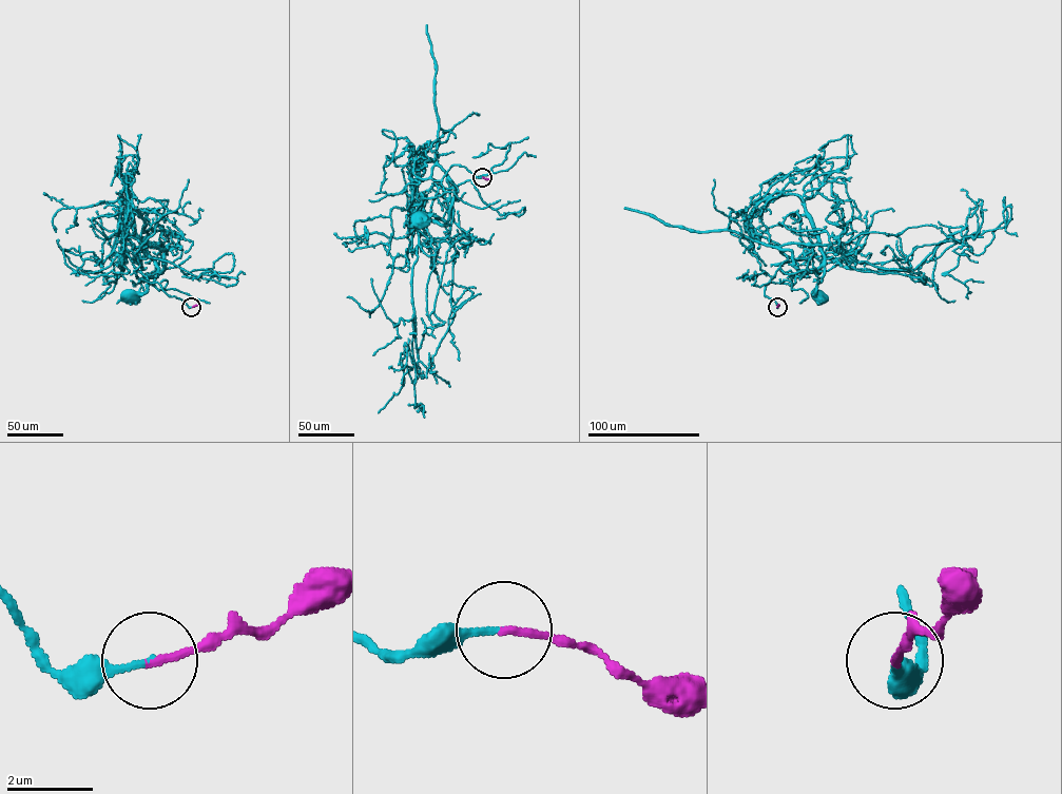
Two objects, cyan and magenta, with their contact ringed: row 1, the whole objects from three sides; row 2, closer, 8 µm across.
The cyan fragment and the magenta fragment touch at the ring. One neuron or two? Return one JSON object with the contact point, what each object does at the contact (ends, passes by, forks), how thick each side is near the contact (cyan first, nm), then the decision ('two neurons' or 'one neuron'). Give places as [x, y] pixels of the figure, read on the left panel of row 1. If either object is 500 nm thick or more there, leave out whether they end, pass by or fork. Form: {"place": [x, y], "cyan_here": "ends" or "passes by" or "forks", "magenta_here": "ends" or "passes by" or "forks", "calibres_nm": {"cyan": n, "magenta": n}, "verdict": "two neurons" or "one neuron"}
{"place": [191, 307], "cyan_here": "ends", "magenta_here": "ends", "calibres_nm": {"cyan": 130, "magenta": 170}, "verdict": "one neuron"}

